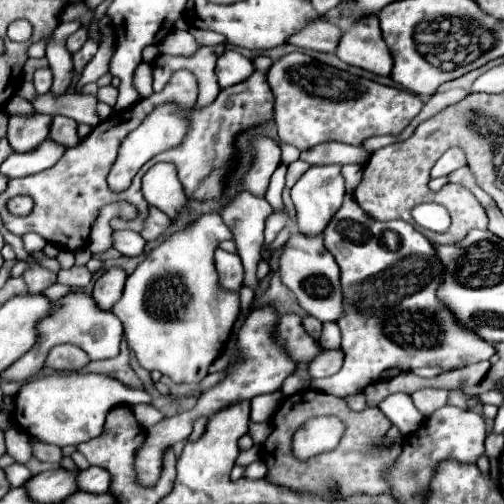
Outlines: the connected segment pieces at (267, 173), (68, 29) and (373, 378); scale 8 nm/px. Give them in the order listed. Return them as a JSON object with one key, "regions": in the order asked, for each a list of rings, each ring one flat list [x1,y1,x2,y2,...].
{"regions":[[[254,137,250,145,254,149,254,161,244,177,244,189,254,195,264,195,272,173,280,165,280,147,270,137]],[[62,21,54,30,46,47,46,57,54,73,54,83,50,93,64,95,72,83,72,55,66,49,66,39,79,29,79,21]],[[352,195,344,197,342,207,332,217,324,231,324,245,334,255,342,273,342,291,346,297,346,313,338,321,342,329,342,351,346,355,344,367,328,377,314,381,314,389,336,397,362,393,364,387,376,383,380,373,392,367,412,371,416,367,444,367,456,369,462,365,490,359,496,349,492,343,478,337,474,331,462,327,454,313,436,297,444,281,444,265,436,255,434,245,406,221,376,221,356,203]]]}

